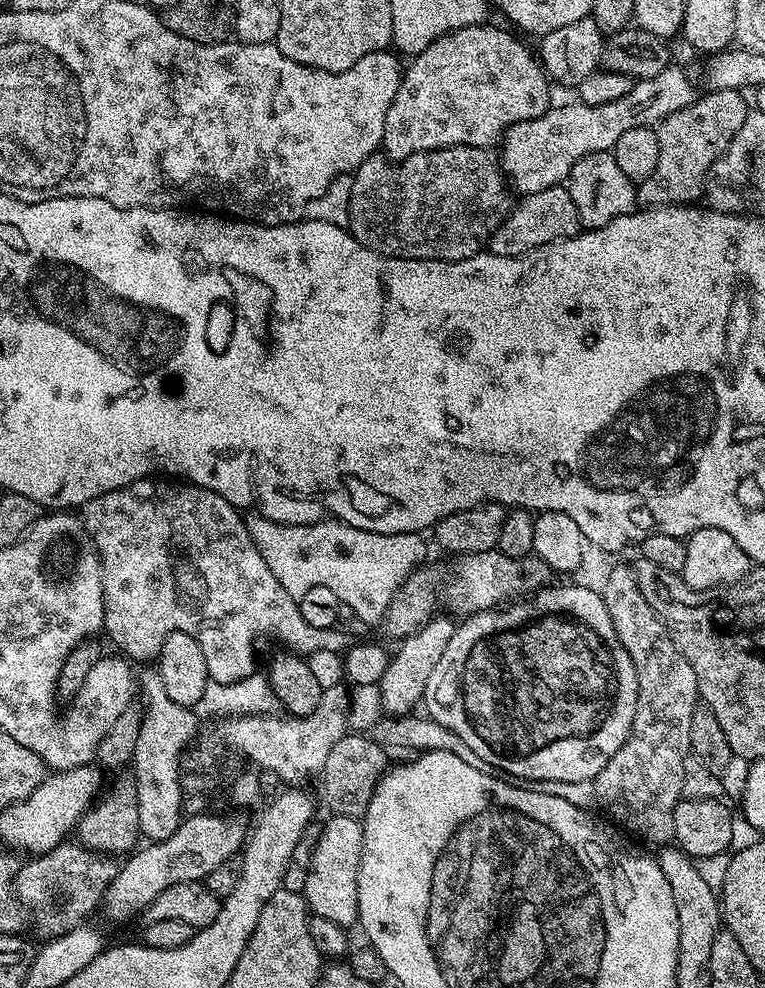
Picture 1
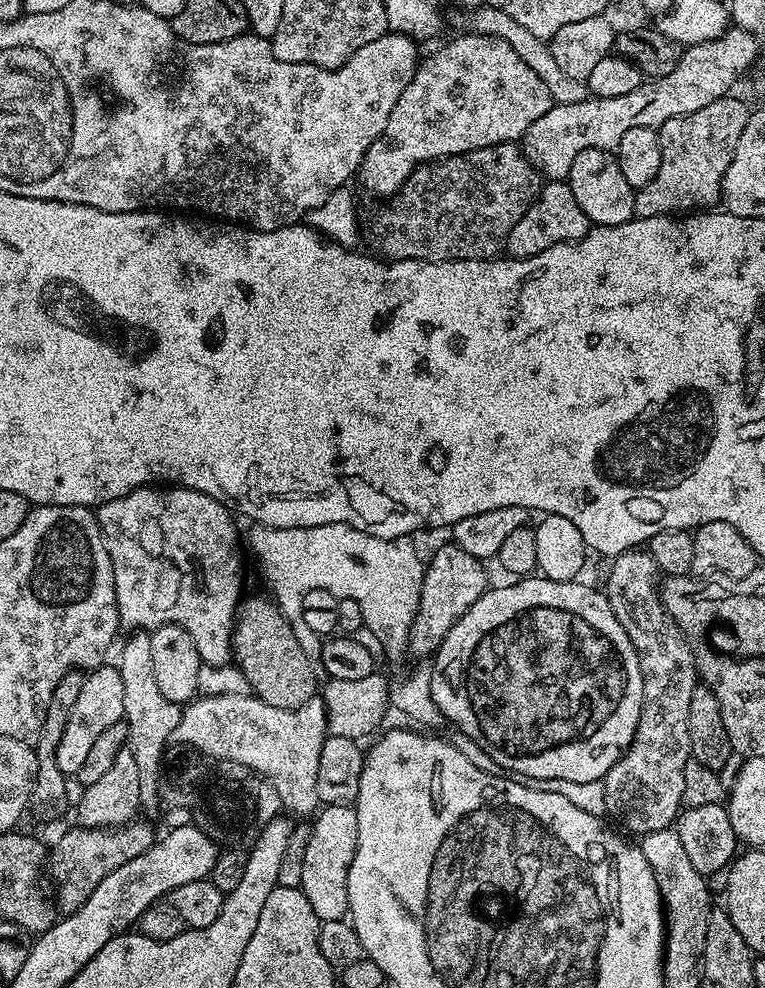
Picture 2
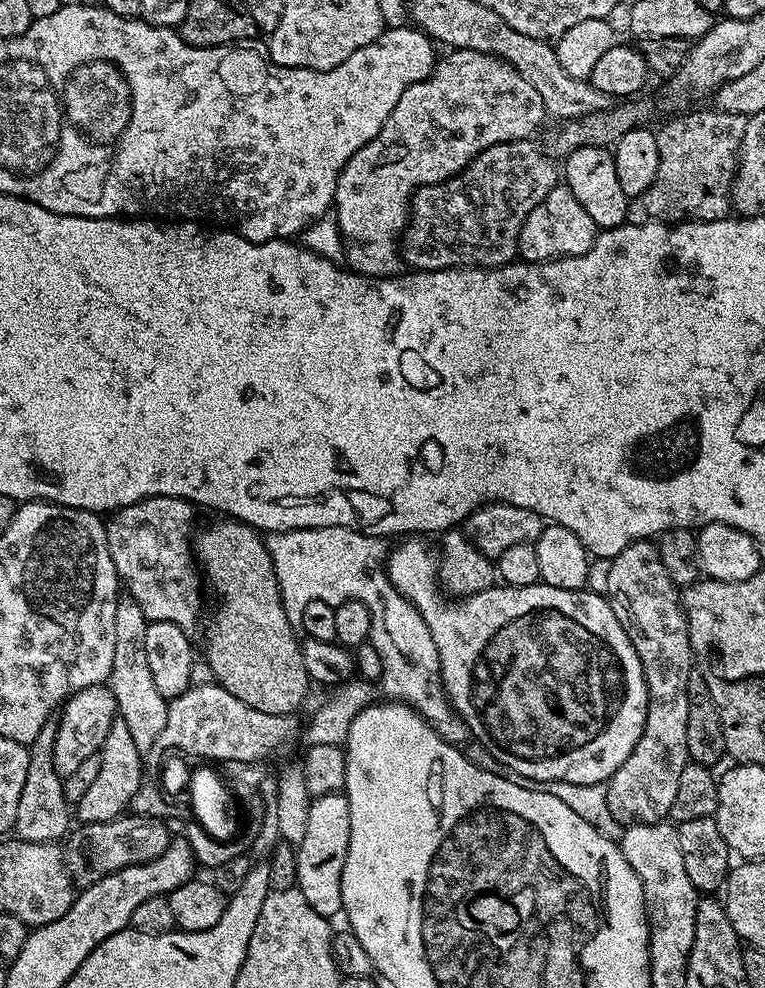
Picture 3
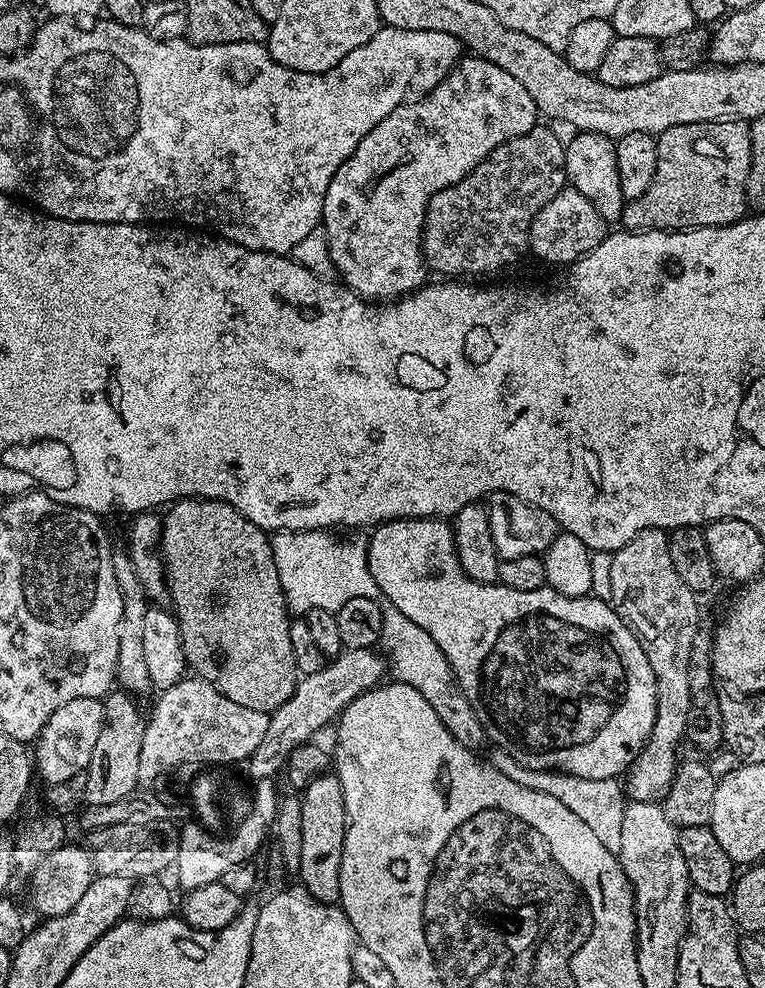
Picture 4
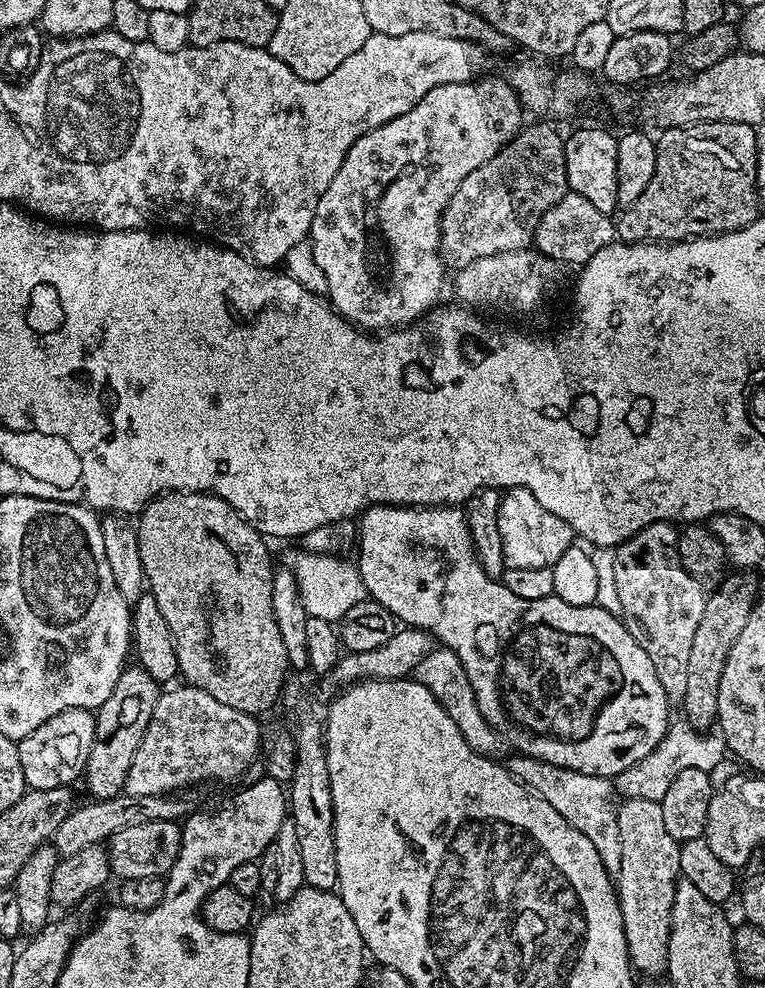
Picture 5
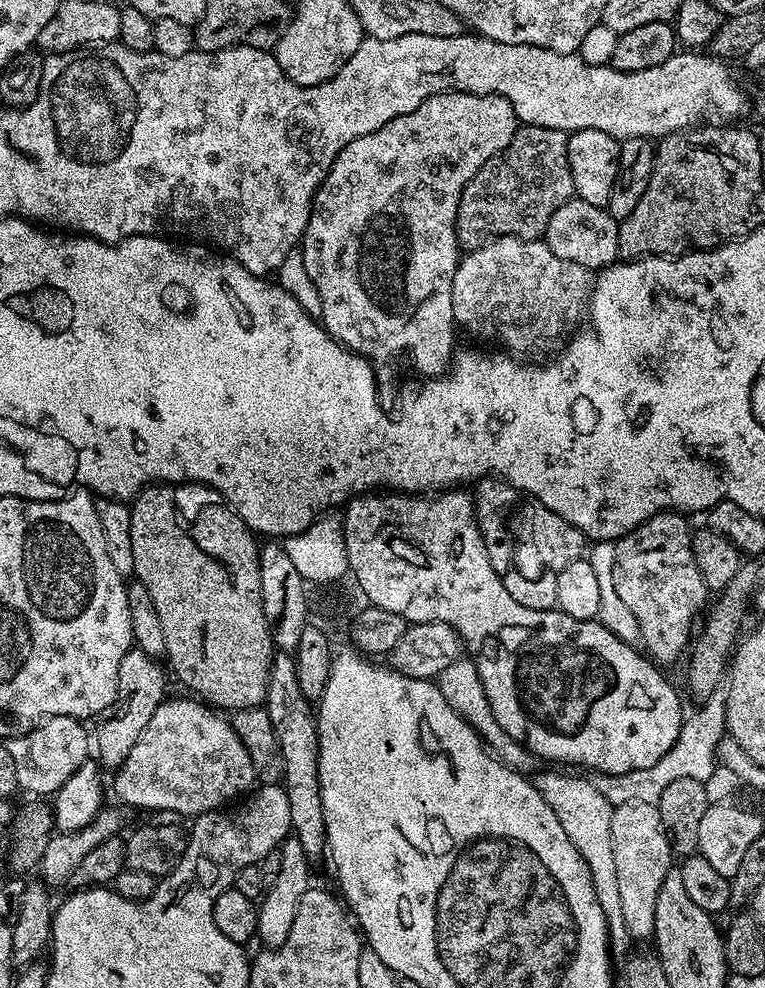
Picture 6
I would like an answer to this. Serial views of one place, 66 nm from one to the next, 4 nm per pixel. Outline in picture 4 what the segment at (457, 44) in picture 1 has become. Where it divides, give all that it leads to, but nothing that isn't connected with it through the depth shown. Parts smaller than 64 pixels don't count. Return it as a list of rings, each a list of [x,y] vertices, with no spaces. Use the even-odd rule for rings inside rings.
[[[475,54],[465,55],[452,69],[452,73],[446,78],[442,78],[442,82],[438,82],[438,86],[431,88],[428,93],[417,95],[415,98],[399,104],[390,114],[386,114],[386,118],[382,118],[382,122],[378,122],[378,126],[374,126],[374,130],[370,130],[370,134],[366,134],[366,138],[362,138],[362,142],[358,142],[354,154],[350,154],[350,158],[341,166],[338,174],[334,174],[330,186],[326,190],[322,231],[328,240],[328,253],[334,262],[339,279],[351,292],[356,293],[357,296],[363,296],[369,302],[387,302],[416,291],[426,280],[422,241],[428,199],[444,188],[454,186],[454,182],[466,178],[466,174],[470,174],[470,170],[474,170],[474,166],[482,163],[495,148],[510,142],[510,138],[518,138],[522,134],[526,134],[530,129],[537,127],[537,124],[536,103],[534,98],[530,98],[530,90],[526,90],[526,86],[522,86],[522,82],[518,82],[518,78],[514,78],[514,74],[506,74],[506,70],[502,70],[502,66],[494,66],[494,62]]]

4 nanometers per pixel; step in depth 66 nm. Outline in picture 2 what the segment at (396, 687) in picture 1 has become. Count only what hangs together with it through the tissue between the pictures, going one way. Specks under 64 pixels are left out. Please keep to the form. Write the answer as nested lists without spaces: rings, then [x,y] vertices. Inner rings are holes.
[[[445,542],[433,554],[432,561],[430,559],[427,561],[424,580],[420,583],[420,610],[416,613],[412,630],[408,635],[408,652],[411,655],[431,657],[438,651],[445,634],[458,622],[458,618],[466,614],[466,610],[470,610],[470,606],[474,606],[474,602],[478,602],[478,598],[482,598],[482,594],[488,591],[490,581],[484,568],[487,567],[478,558],[474,558],[474,554],[466,554],[466,550],[451,542]]]

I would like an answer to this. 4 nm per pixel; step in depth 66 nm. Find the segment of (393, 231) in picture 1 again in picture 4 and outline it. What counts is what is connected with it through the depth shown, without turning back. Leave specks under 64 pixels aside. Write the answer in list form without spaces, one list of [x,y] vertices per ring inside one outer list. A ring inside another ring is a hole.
[[[534,127],[495,148],[482,163],[470,170],[470,174],[466,174],[466,178],[430,197],[422,241],[425,265],[431,271],[433,268],[441,272],[444,278],[472,278],[475,272],[496,272],[514,263],[523,252],[527,253],[530,226],[538,210],[568,184],[565,147],[565,141],[560,141],[550,129]]]

